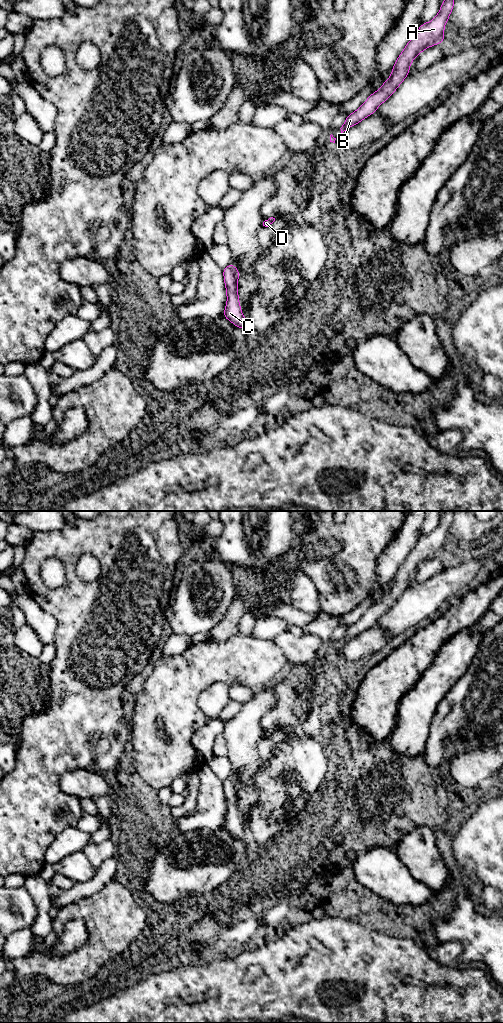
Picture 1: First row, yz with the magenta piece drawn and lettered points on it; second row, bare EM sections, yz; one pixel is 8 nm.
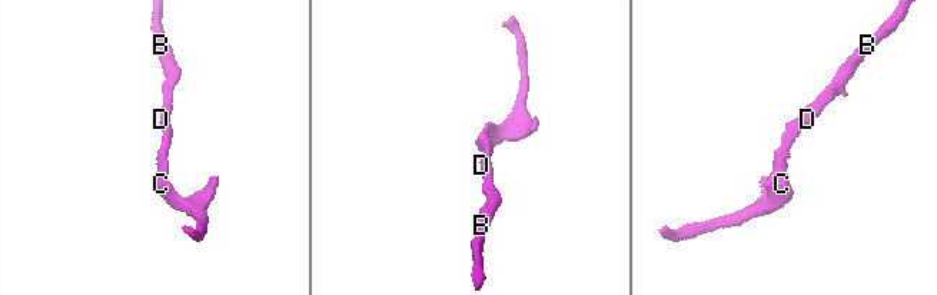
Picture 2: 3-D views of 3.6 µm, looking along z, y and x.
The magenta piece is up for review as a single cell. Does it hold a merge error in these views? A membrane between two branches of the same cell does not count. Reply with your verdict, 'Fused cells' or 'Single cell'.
Single cell

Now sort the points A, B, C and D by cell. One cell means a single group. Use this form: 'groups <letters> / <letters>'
groups A B C D

